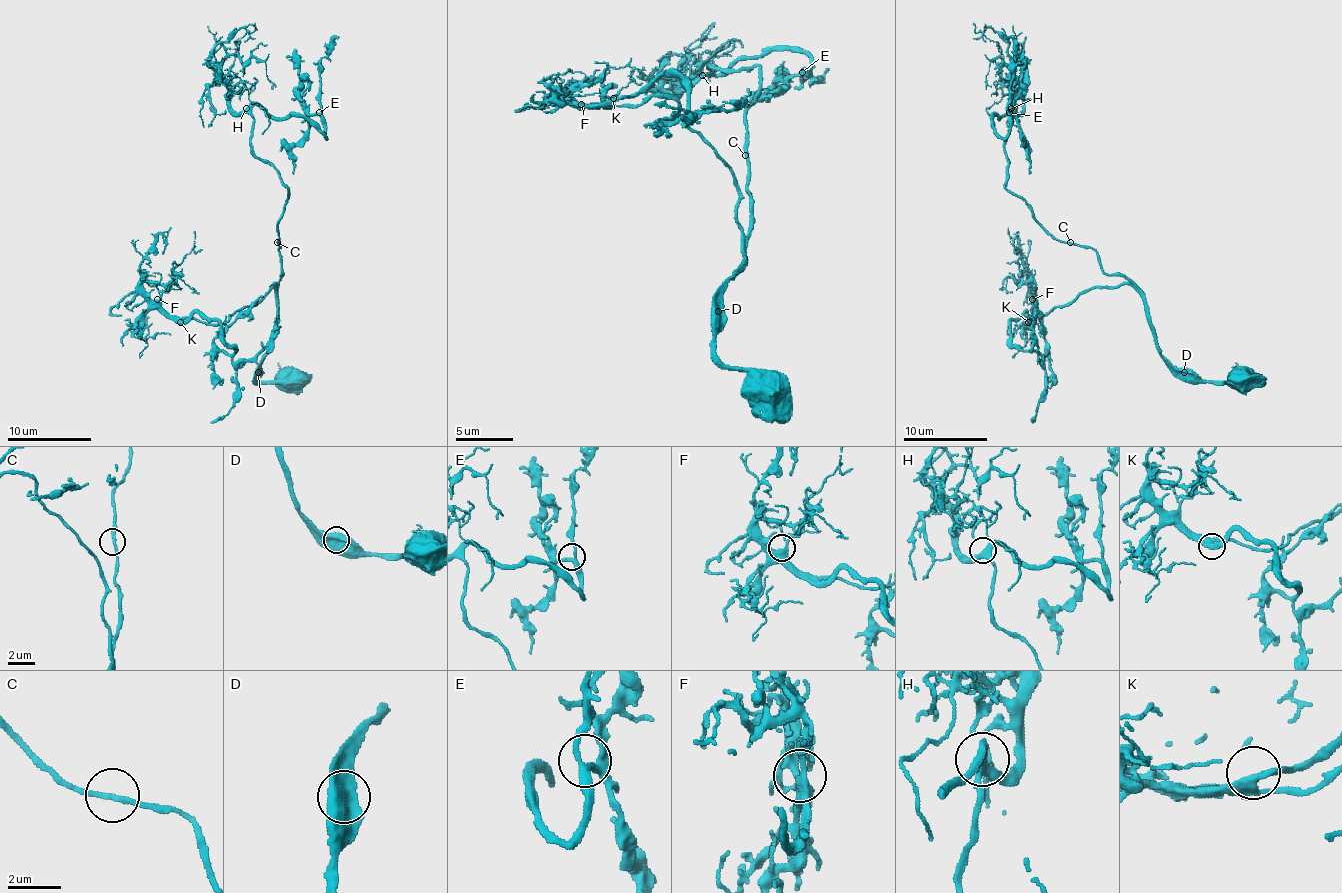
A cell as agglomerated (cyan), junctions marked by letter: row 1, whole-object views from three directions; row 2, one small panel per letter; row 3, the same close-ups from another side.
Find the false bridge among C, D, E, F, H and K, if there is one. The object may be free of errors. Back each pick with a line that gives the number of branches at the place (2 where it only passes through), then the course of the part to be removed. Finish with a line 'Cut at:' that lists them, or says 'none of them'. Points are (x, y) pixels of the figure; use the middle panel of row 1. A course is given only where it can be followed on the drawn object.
D: branches 2; course (719, 310), (719, 293), (745, 264), (733, 169), (664, 95), (630, 106), (558, 95), (593, 78), (587, 83)
Cut at: D

